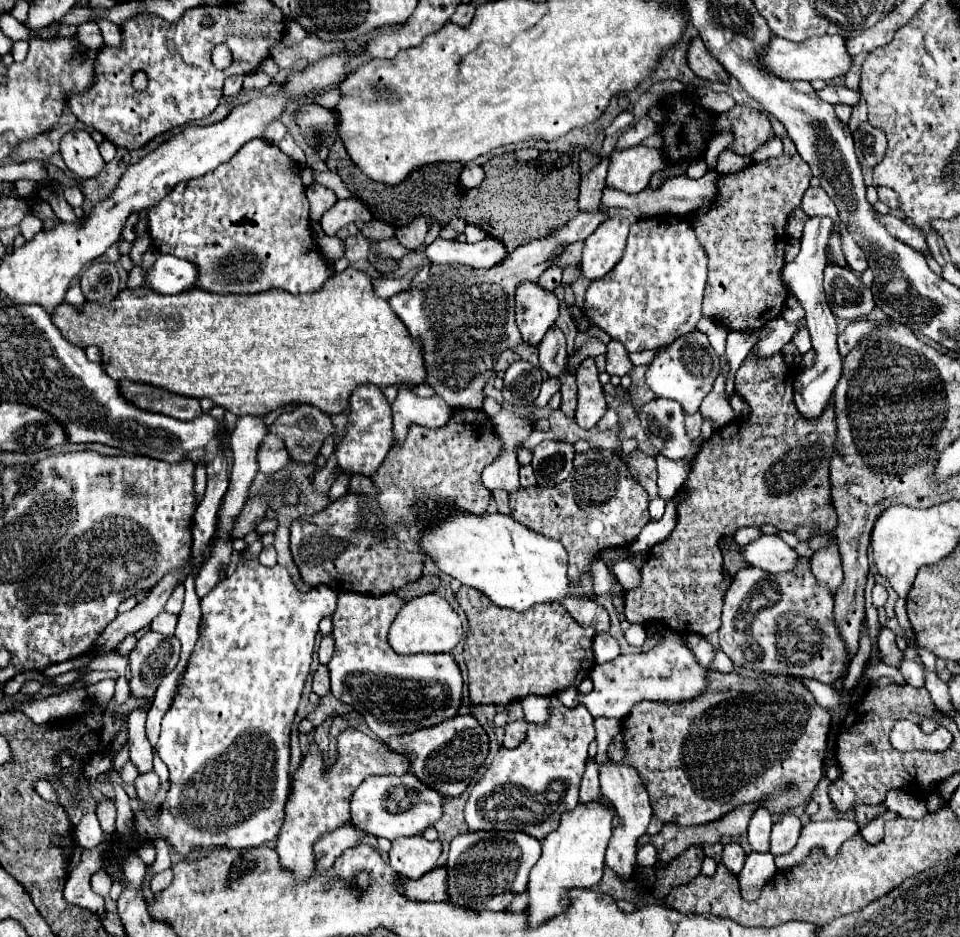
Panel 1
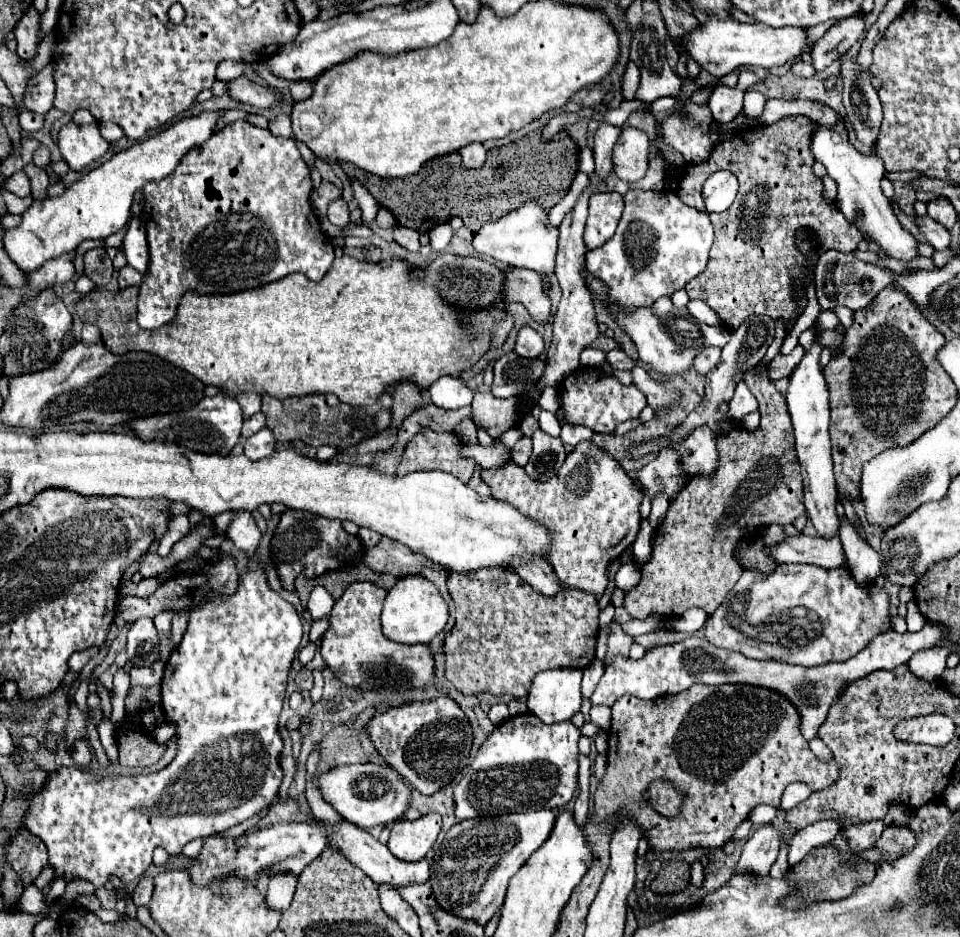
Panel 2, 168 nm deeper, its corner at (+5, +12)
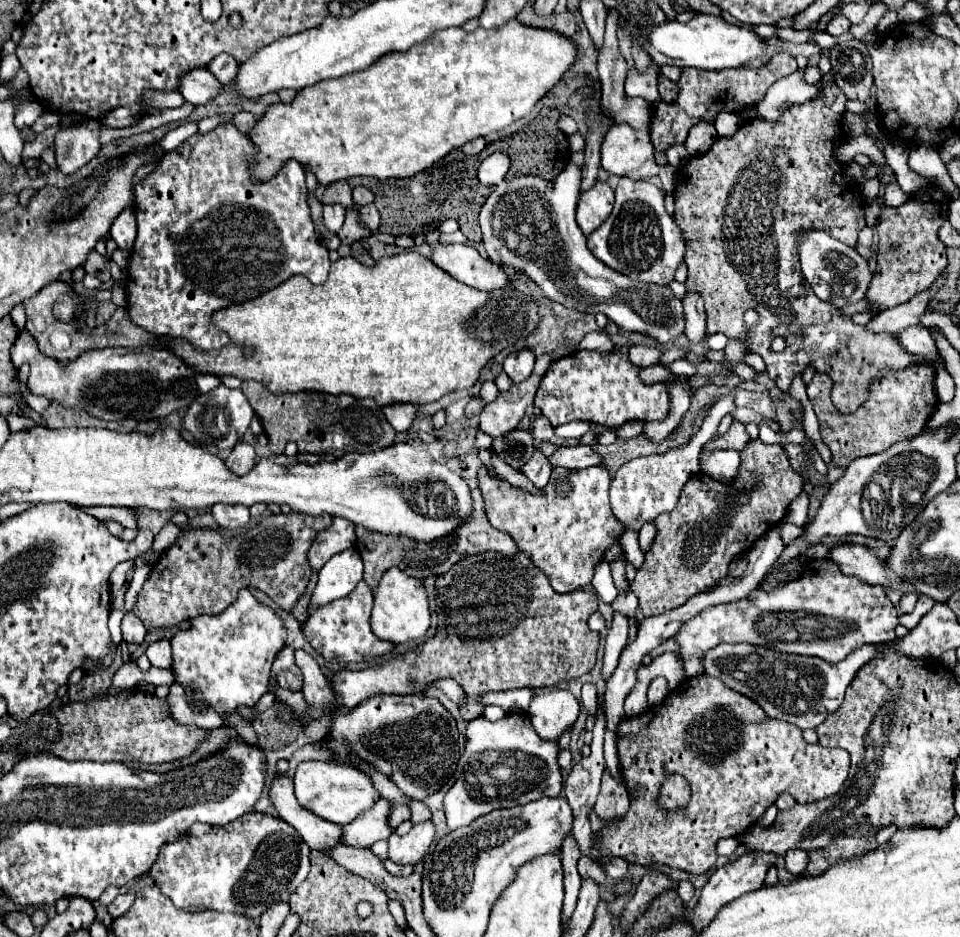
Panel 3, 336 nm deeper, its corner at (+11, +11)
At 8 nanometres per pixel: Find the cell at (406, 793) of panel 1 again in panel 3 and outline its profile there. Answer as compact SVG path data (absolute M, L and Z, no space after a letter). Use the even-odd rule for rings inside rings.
M301 762L297 766L293 782L295 796L301 806L305 806L323 820L341 826L353 822L359 814L367 812L379 800L379 792L371 778L365 772L341 762Z

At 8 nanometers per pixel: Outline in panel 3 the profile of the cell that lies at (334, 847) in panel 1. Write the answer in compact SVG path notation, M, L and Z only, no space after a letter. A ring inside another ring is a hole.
M249 812L247 816L241 816L241 820L229 822L225 826L193 824L189 832L181 836L181 840L161 848L149 874L177 908L191 912L241 912L257 920L265 908L271 908L277 902L287 902L295 888L305 880L309 872L309 852L309 846L301 840L301 836L297 836L297 830L293 830L285 820L261 812Z

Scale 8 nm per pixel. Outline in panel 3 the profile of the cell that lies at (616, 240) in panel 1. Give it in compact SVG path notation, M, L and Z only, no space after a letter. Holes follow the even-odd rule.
M597 182L587 194L579 196L577 204L577 224L585 236L593 234L611 214L613 210L613 190L609 188L607 182Z

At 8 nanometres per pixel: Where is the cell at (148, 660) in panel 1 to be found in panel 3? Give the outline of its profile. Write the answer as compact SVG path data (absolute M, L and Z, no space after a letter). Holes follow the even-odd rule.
M127 614L123 618L121 630L123 630L123 640L127 644L141 644L145 640L145 634L147 634L143 622L135 614Z

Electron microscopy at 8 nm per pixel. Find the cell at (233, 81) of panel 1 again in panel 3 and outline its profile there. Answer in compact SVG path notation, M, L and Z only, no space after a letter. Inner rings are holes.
M219 54L217 58L211 60L211 64L207 68L221 84L231 84L239 72L239 62L233 56Z

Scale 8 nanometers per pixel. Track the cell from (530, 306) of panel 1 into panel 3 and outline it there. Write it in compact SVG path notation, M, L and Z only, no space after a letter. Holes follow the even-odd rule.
M523 348L523 350L511 352L503 362L503 370L509 374L509 378L515 384L527 380L533 372L533 366L535 366L535 350L533 348Z

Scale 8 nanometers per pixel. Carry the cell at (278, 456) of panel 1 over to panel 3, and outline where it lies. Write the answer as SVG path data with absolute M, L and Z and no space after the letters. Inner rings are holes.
M239 442L233 450L231 450L231 454L229 454L229 458L225 460L225 464L229 464L229 468L233 468L235 472L247 472L249 468L253 468L253 464L255 464L255 450L253 450L253 446L251 444L247 444L247 442Z

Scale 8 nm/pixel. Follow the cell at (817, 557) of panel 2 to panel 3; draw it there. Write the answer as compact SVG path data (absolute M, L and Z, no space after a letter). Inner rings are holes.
M835 544L829 548L829 560L839 564L841 572L857 576L869 584L879 584L887 588L899 588L901 578L893 576L883 568L883 560L875 558L861 544Z

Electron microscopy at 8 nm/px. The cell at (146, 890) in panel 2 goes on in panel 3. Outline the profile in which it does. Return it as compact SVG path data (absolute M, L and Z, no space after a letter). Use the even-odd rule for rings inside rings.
M123 892L123 894L119 894L111 904L109 904L109 912L111 912L111 916L123 916L131 906L133 906L133 902L135 902L135 894L133 892Z

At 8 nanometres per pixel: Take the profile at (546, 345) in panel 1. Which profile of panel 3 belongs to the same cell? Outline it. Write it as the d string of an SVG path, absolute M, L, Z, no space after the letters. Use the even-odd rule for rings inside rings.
M439 230L427 234L427 242L435 246L431 260L455 280L461 280L463 284L485 292L505 290L511 286L507 272L499 264L483 258L473 246L465 244L439 246L437 240Z

